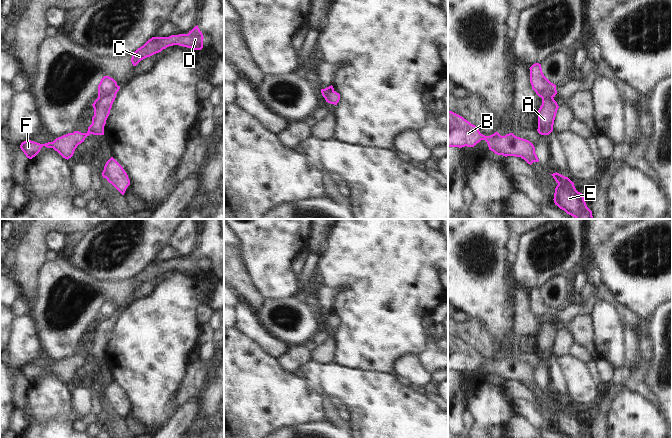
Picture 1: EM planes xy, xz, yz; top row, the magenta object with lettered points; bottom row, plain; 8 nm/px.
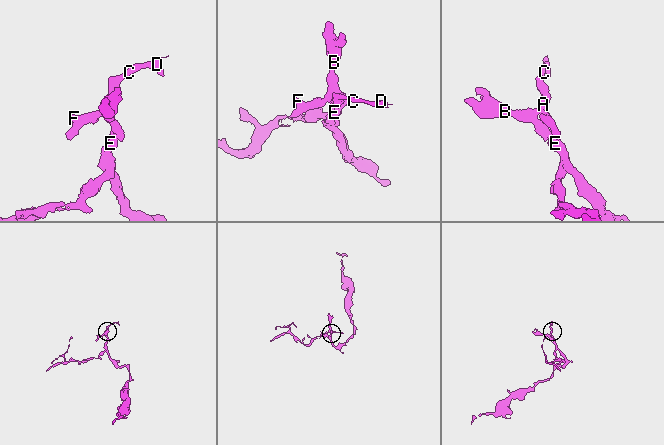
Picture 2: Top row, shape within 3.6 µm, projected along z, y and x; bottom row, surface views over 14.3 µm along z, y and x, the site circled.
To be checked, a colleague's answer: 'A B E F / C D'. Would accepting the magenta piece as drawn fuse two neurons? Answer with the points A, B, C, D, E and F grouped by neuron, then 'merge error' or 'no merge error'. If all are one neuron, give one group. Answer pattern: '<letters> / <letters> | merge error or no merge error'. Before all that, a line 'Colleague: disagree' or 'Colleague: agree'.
Colleague: agree
A B E F / C D | merge error

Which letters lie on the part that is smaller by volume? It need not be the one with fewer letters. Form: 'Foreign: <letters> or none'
Foreign: C, D

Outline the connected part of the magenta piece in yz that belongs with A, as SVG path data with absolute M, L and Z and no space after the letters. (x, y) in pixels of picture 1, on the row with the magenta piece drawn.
M553 97L542 98L538 115L538 133L541 135L549 135L553 131L554 120L559 106Z

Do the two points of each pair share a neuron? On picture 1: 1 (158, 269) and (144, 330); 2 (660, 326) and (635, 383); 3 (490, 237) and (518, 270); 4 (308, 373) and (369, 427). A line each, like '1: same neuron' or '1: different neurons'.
1: different neurons
2: different neurons
3: different neurons
4: same neuron

